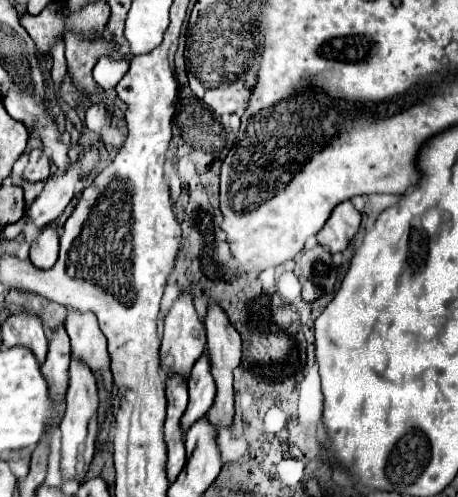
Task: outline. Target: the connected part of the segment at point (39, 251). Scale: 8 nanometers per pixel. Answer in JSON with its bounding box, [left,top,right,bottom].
[31,223,59,269]

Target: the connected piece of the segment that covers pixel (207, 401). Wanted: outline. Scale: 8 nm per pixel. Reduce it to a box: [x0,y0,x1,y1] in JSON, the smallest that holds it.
[183,353,215,431]

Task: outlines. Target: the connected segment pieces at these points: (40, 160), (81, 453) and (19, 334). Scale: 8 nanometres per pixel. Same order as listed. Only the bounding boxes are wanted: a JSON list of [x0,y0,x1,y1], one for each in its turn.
[[23,149,51,181],[59,357,95,481],[1,311,47,363]]

